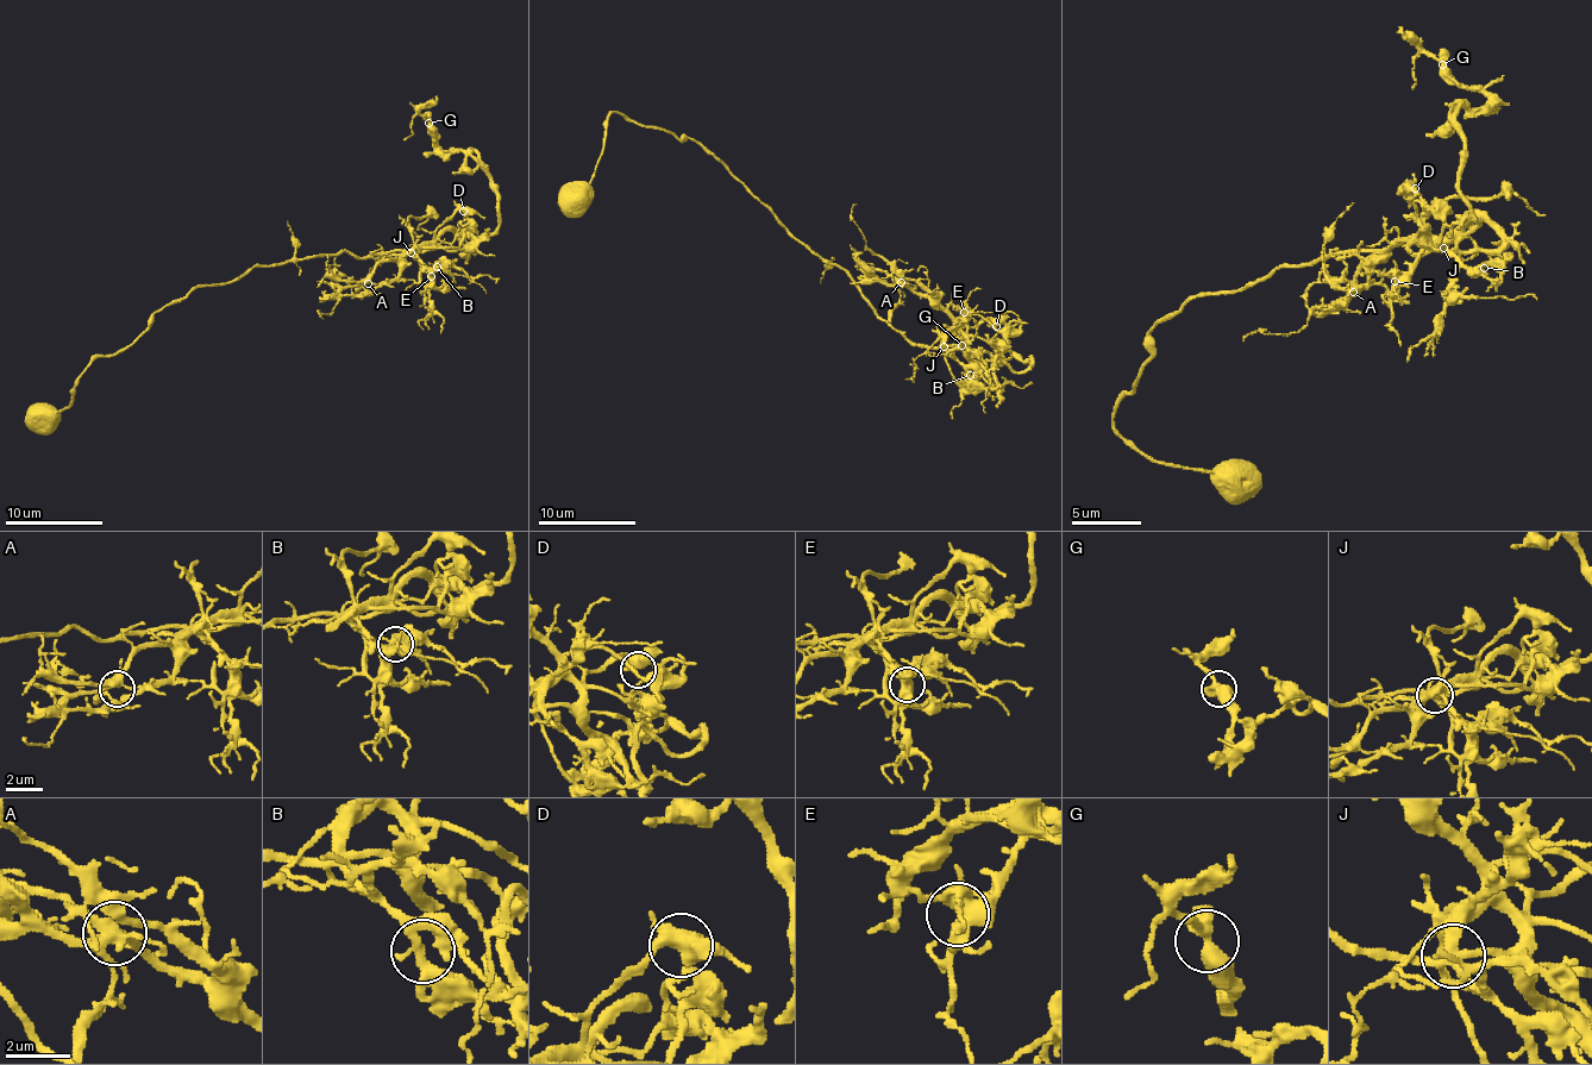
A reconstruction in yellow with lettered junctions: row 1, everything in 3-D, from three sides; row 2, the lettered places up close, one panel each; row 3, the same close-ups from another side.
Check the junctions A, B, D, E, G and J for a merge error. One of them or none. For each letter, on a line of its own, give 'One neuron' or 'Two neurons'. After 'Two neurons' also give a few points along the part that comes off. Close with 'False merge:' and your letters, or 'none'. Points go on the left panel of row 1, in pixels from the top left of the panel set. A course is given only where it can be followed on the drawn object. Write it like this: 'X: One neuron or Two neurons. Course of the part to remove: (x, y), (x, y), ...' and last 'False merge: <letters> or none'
A: One neuron
B: One neuron
D: One neuron
E: One neuron
G: One neuron
J: One neuron
False merge: none

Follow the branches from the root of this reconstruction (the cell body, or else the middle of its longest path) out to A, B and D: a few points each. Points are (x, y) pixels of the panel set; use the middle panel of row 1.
A: (845, 273), (881, 319), (913, 343), (933, 345), (952, 326), (952, 319), (901, 282)
B: (845, 273), (881, 319), (913, 343), (945, 348), (970, 375)
D: (845, 273), (869, 306), (913, 343), (933, 345), (954, 331), (977, 329), (986, 319), (996, 326)

